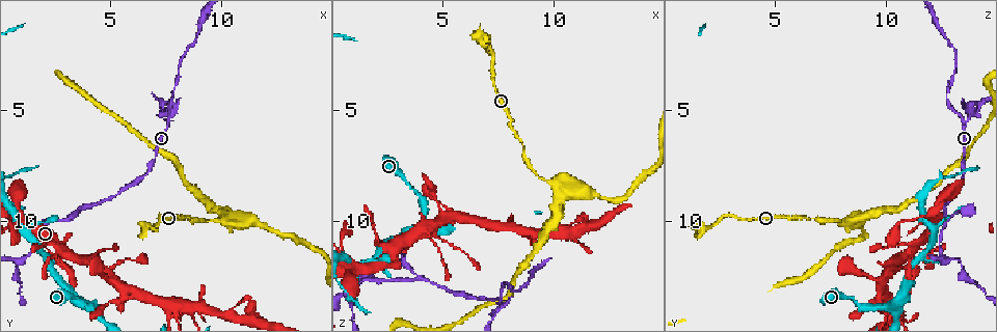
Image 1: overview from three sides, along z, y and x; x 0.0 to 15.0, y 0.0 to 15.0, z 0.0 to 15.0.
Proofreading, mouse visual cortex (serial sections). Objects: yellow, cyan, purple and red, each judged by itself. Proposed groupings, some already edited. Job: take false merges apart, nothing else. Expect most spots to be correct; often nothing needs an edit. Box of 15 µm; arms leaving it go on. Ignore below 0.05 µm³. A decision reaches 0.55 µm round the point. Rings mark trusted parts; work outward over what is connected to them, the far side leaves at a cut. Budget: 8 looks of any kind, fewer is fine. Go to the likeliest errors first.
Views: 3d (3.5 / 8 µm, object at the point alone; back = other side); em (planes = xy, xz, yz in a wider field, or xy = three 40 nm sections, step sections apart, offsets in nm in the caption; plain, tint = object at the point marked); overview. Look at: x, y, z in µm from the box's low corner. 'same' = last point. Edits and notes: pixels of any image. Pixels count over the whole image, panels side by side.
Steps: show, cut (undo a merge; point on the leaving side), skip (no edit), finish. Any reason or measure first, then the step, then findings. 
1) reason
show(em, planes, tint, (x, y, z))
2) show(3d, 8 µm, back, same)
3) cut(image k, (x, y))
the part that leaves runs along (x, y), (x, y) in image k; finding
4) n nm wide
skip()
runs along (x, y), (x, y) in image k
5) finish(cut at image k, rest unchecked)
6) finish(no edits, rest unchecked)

arms part here
show(3d, 3.5 µm, (3.9, 9.4, 12.6))

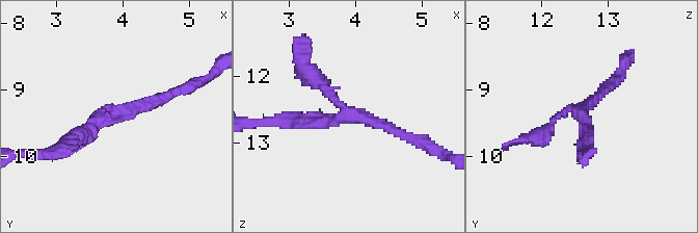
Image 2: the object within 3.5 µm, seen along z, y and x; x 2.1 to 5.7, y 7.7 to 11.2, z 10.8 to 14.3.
show(em, xy, step 1, tint, (3.90, 9.35, 12.60))

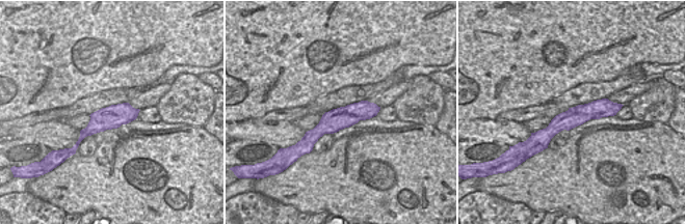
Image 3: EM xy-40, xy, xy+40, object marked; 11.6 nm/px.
another direction
show(em, planes, tint, same)

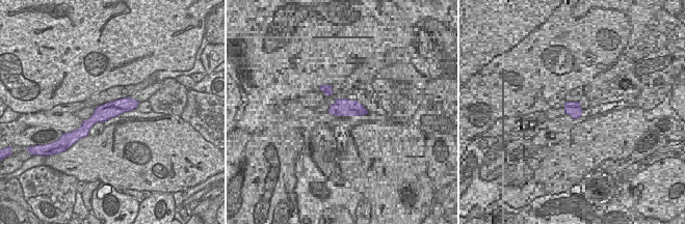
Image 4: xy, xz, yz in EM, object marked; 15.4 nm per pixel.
260 nm wide
skip()
runs along (178, 89), (110, 114), (62, 150) in image 2; all the same cell

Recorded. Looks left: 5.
three-way junction
show(3d, 3.5 µm, back, (2.0, 10.3, 12.7))

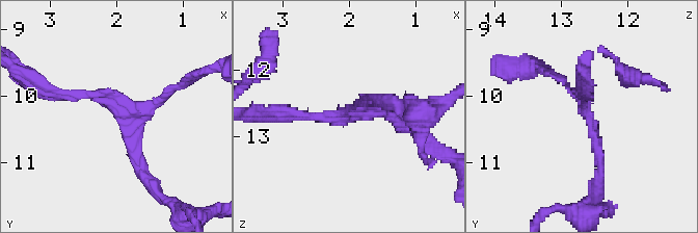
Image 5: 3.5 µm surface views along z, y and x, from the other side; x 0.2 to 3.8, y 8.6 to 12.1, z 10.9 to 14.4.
3 arms; arms of 100, 150, 150 nm; shape alone is not enough
show(em, xy, step 5, tint, (2.00, 10.20, 12.65))

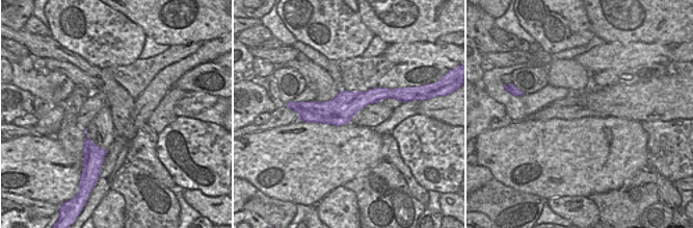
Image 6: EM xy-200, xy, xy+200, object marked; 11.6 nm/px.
320 nm wide
skip()
runs along (50, 91), (107, 100), (142, 170) in image 5; all the same cell

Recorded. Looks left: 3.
thin arm on a thick one
show(3d, 8 µm, (5.6, 13.4, 9.7))

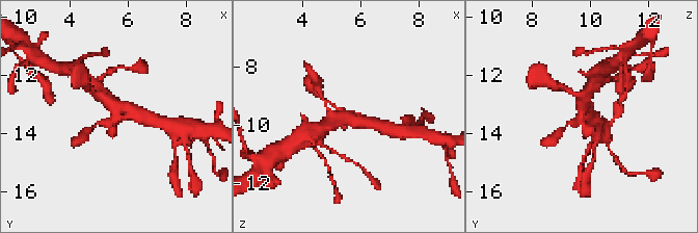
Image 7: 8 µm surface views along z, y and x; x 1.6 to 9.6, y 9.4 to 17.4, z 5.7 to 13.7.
show(3d, 3.5 µm, (5.6, 13.5, 9.7))

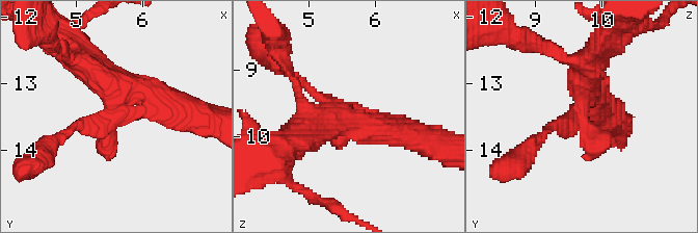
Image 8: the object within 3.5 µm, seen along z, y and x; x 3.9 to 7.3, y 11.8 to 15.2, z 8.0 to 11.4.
need the tissue
show(em, xy, step 1, tint, (5.55, 13.45, 9.65))

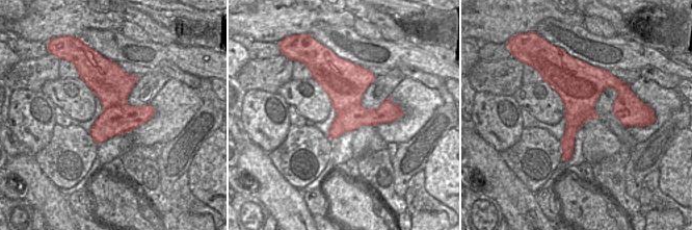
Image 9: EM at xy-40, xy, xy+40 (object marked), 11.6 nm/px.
380 nm wide
skip()
runs along (594, 59), (573, 123), (541, 136) in image 8; continuous, no second cell

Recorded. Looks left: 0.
finish(no edits, rest unchecked)

